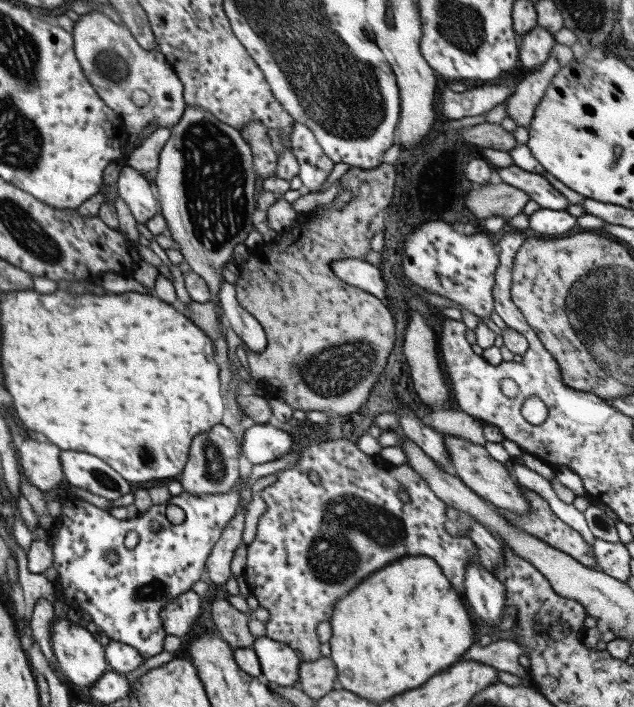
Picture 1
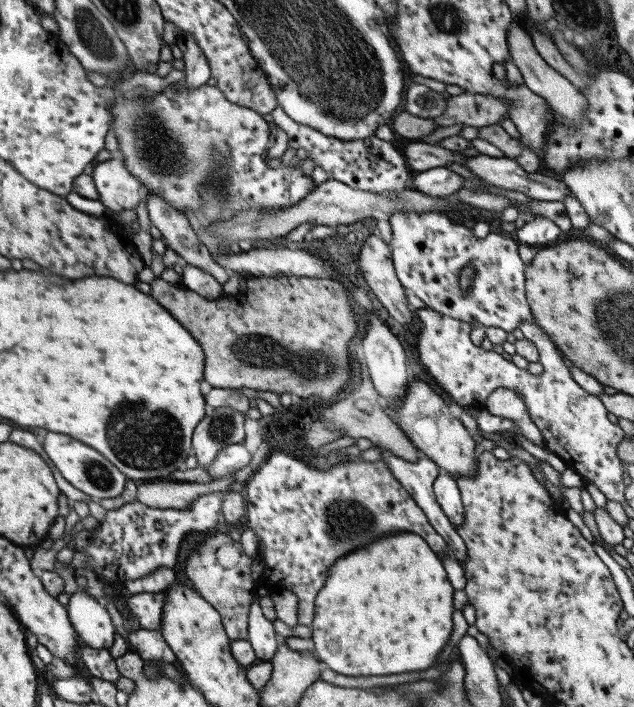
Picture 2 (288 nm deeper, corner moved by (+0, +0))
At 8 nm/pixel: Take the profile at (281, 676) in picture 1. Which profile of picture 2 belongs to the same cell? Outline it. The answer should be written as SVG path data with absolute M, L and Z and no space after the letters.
M251 600L251 606L249 606L247 642L251 644L251 650L257 658L257 662L271 662L277 652L277 646L279 646L279 638L273 632L271 620L267 620L263 616L257 600Z

